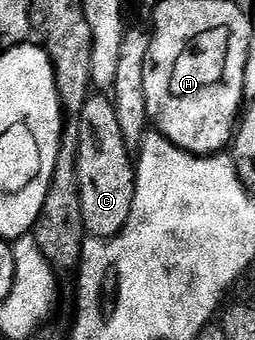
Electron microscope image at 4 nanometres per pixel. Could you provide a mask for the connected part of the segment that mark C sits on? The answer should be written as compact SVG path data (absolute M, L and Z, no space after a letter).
M89 96L86 107L80 112L80 158L78 159L78 183L82 195L82 219L85 230L93 237L117 237L130 219L130 207L134 203L136 171L126 139L118 128L118 115L112 106L111 96Z

